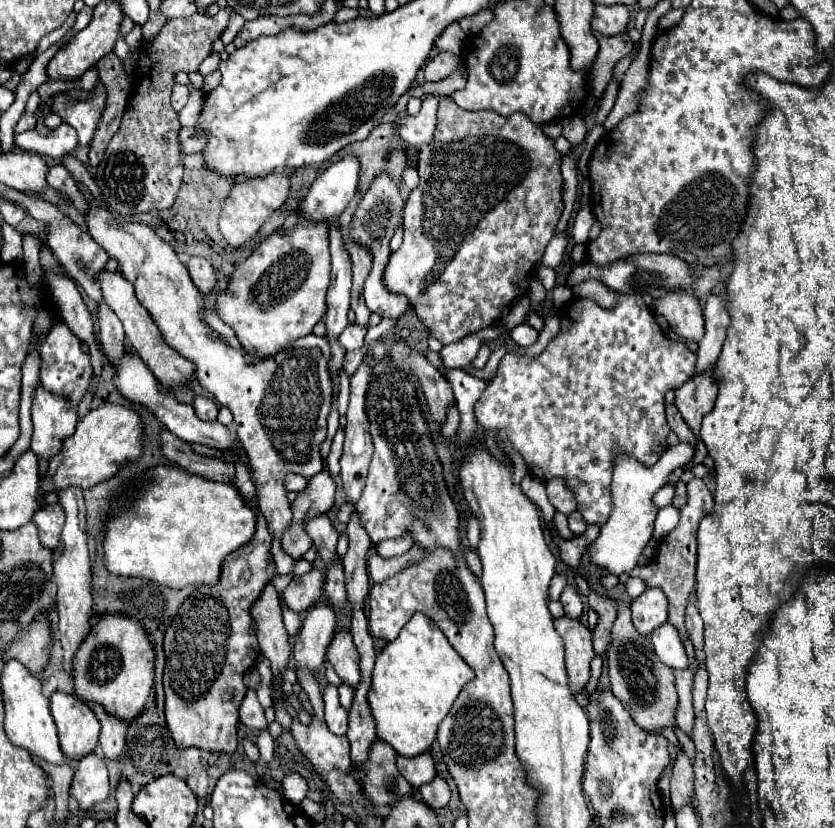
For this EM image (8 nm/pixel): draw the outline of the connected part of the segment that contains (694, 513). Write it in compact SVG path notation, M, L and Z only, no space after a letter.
M695 477L687 483L687 493L689 499L685 503L685 507L681 507L681 521L679 525L661 541L657 557L643 565L643 567L635 567L629 577L639 577L645 581L647 589L651 587L659 587L667 599L669 599L669 623L679 631L681 641L685 643L689 639L689 631L685 627L685 609L689 603L689 595L695 591L695 561L697 561L697 527L701 523L701 519L713 509L713 495L707 489L705 481Z

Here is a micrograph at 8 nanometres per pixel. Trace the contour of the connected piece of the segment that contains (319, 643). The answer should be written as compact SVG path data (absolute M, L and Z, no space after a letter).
M317 603L307 611L301 631L295 637L293 657L295 663L307 665L313 673L317 673L325 661L325 649L335 633L337 617L327 603Z

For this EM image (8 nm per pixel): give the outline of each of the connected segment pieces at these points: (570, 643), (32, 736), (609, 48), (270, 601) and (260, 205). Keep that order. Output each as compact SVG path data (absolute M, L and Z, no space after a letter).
M559 617L553 621L557 633L565 641L565 665L569 675L569 685L573 695L585 689L591 677L591 659L595 657L591 645L591 631L579 621L569 617Z
M7 659L1 671L1 689L3 689L3 705L5 705L5 733L9 741L49 763L59 763L59 765L71 763L71 759L67 759L59 749L57 727L49 711L49 699L43 697L41 693L41 679L33 675L17 659Z
M591 31L591 33L595 35L595 39L599 43L599 53L597 53L593 67L591 67L591 93L595 97L601 97L605 85L613 77L613 69L615 69L617 61L631 53L633 41L629 39L627 33L609 35L609 37L601 35L597 31Z
M271 583L261 591L259 603L251 607L251 615L261 653L271 661L273 673L283 671L291 657L291 645L281 617L279 593Z
M273 171L263 179L237 181L223 205L221 219L219 219L219 231L225 237L225 241L233 247L241 247L243 243L247 243L267 221L267 217L287 201L289 189L291 189L291 181L289 175L283 171Z

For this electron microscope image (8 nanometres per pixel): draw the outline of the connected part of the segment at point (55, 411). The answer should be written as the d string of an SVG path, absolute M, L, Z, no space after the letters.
M37 383L33 405L33 439L31 451L41 457L53 457L61 451L61 439L73 435L77 425L77 409L69 407L69 403L61 397L43 391L41 383Z

